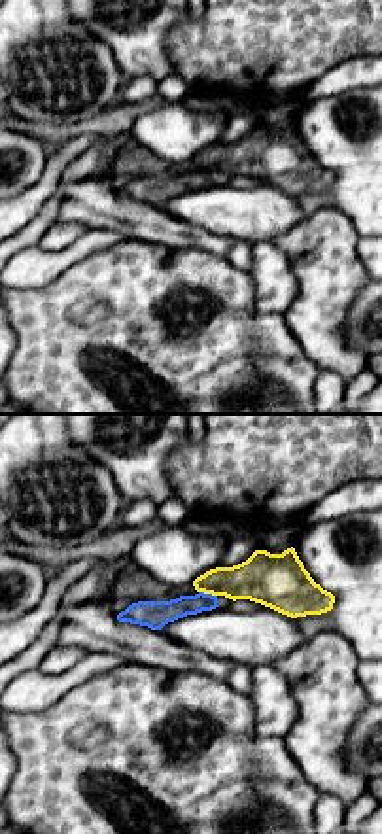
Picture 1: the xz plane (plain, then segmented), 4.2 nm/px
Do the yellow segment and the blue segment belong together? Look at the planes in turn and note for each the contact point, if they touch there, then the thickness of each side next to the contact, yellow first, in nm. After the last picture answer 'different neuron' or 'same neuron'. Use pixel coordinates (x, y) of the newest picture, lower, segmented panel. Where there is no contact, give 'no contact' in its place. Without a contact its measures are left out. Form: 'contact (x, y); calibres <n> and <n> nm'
contact (208, 592); calibres 220 and 110 nm

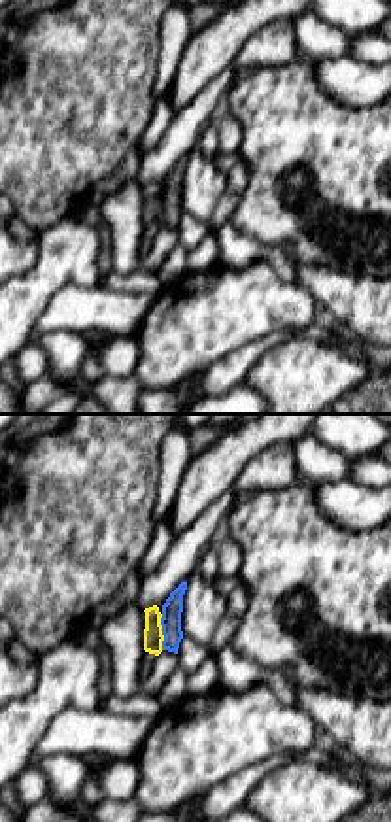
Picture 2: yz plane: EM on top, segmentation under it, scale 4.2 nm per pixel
contact (161, 632); calibres 90 and 90 nm

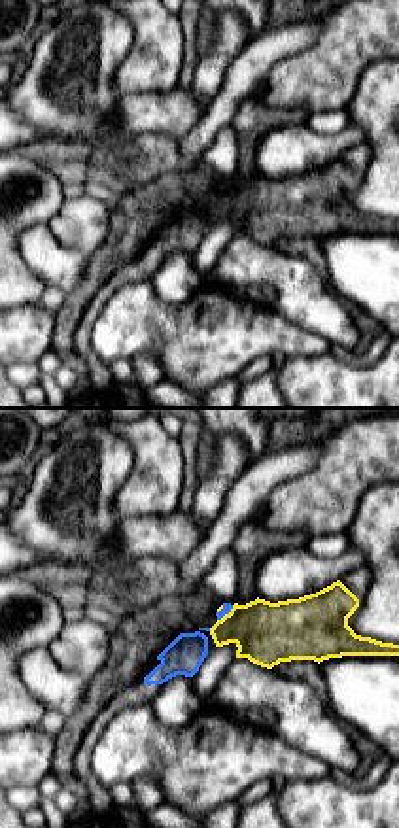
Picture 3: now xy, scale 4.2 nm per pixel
contact (225, 615); calibres 260 and 40 nm

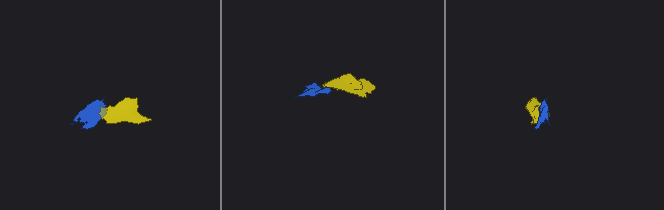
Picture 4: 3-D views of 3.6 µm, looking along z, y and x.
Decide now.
different neuron

